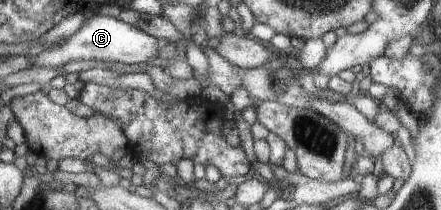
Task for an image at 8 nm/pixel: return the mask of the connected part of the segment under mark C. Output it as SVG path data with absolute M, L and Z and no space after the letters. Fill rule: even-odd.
M95 16L89 17L82 28L75 33L68 42L61 48L46 51L36 57L35 65L41 67L63 66L70 61L99 59L110 62L122 62L127 64L133 63L152 63L160 51L164 49L168 41L162 38L154 37L123 20L118 20L111 16Z

